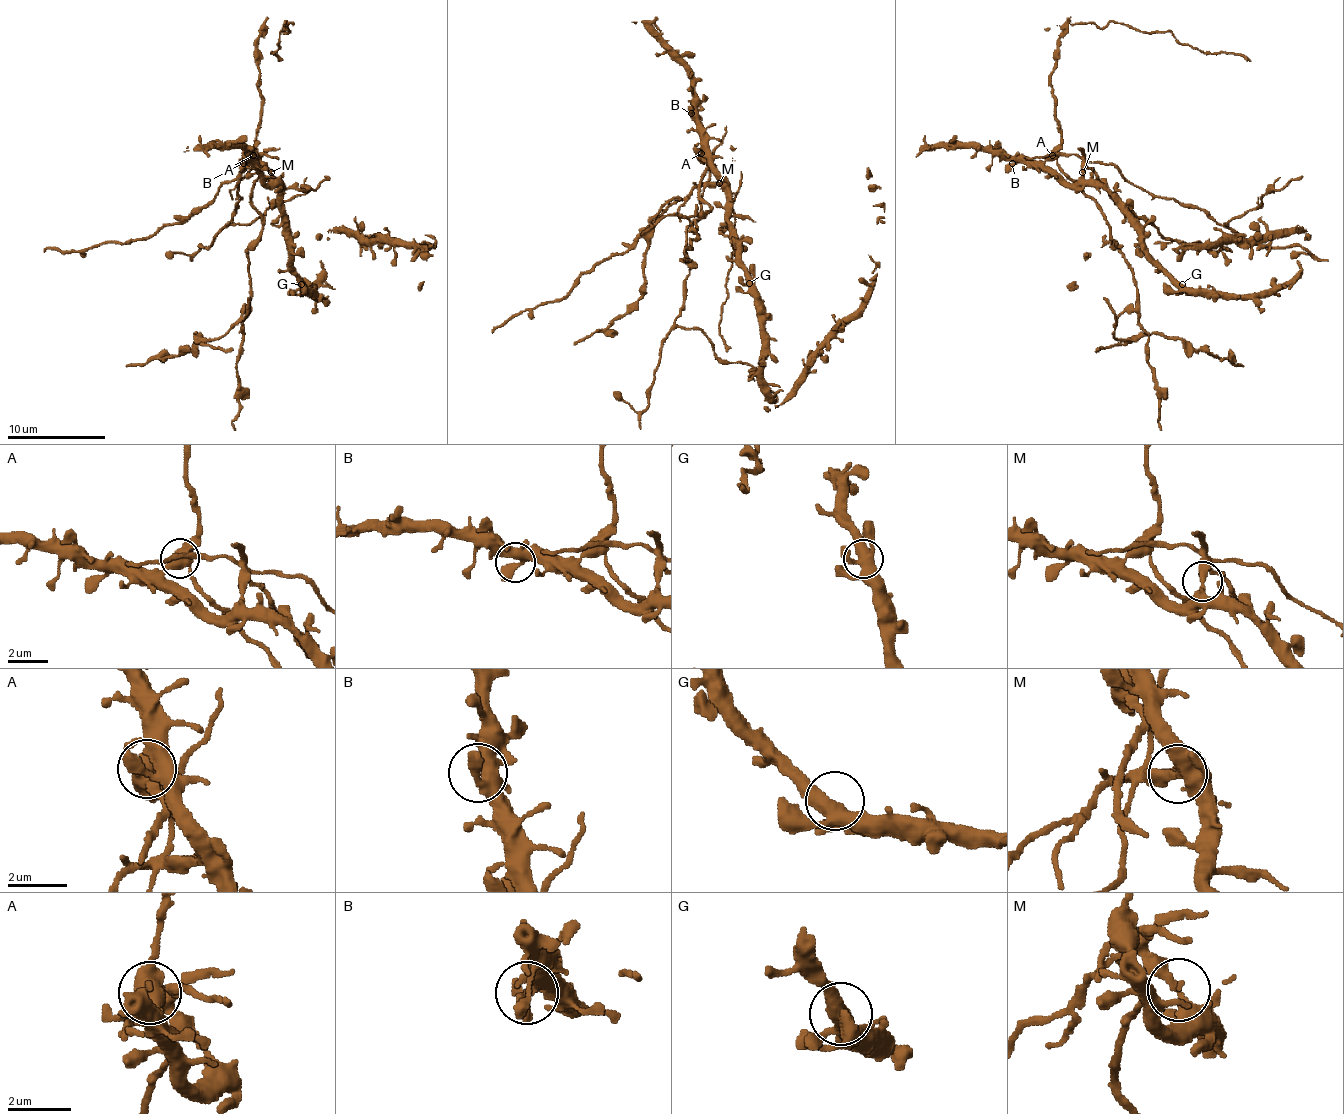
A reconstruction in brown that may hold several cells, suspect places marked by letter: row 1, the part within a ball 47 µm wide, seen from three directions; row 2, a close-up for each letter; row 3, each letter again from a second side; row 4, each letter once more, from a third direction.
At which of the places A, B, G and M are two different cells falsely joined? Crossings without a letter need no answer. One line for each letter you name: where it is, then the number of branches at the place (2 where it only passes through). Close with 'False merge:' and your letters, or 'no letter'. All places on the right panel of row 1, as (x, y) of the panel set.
A: (1052, 155) | 4
M: (1082, 172) | 2
False merge: A, M

